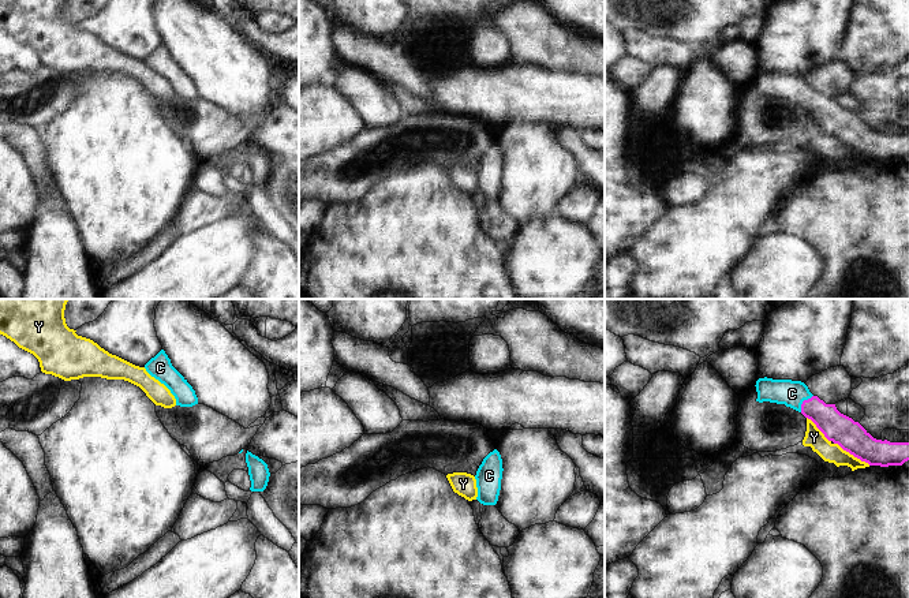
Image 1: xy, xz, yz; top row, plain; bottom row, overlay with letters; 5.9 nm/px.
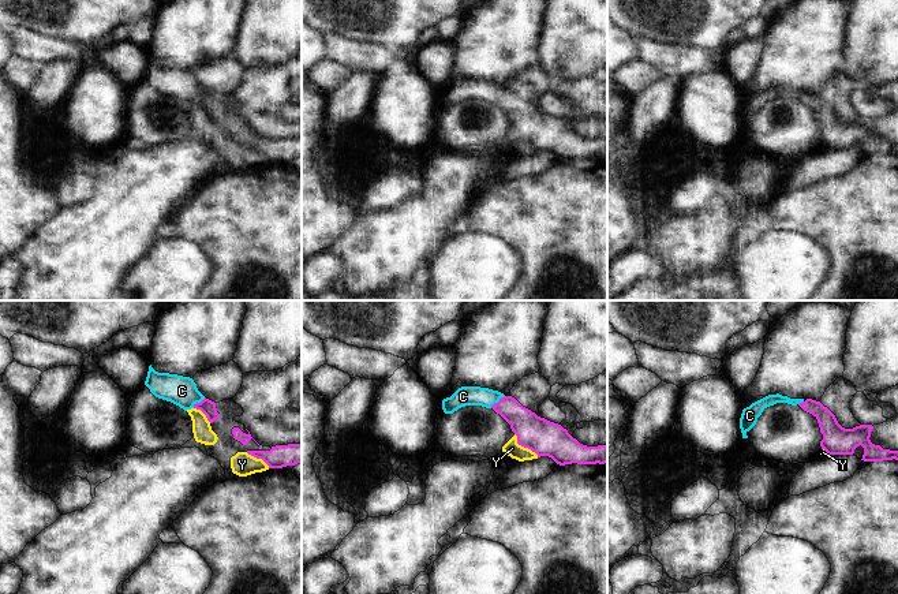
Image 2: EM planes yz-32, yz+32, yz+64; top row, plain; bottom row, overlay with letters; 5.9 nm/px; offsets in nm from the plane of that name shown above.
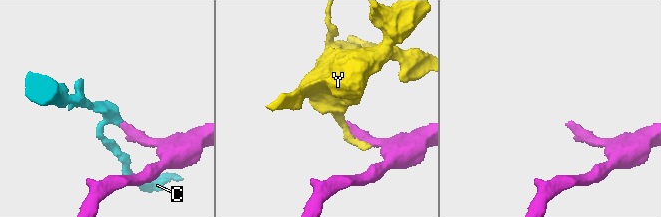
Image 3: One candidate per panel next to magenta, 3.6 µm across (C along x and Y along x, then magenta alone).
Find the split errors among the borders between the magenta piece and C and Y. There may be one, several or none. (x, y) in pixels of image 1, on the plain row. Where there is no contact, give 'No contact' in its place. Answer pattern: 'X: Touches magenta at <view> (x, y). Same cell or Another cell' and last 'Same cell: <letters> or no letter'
C: Touches magenta at yz (803, 96). Same cell
Y: Touches magenta at yz (852, 148). Another cell
Same cell: C.

